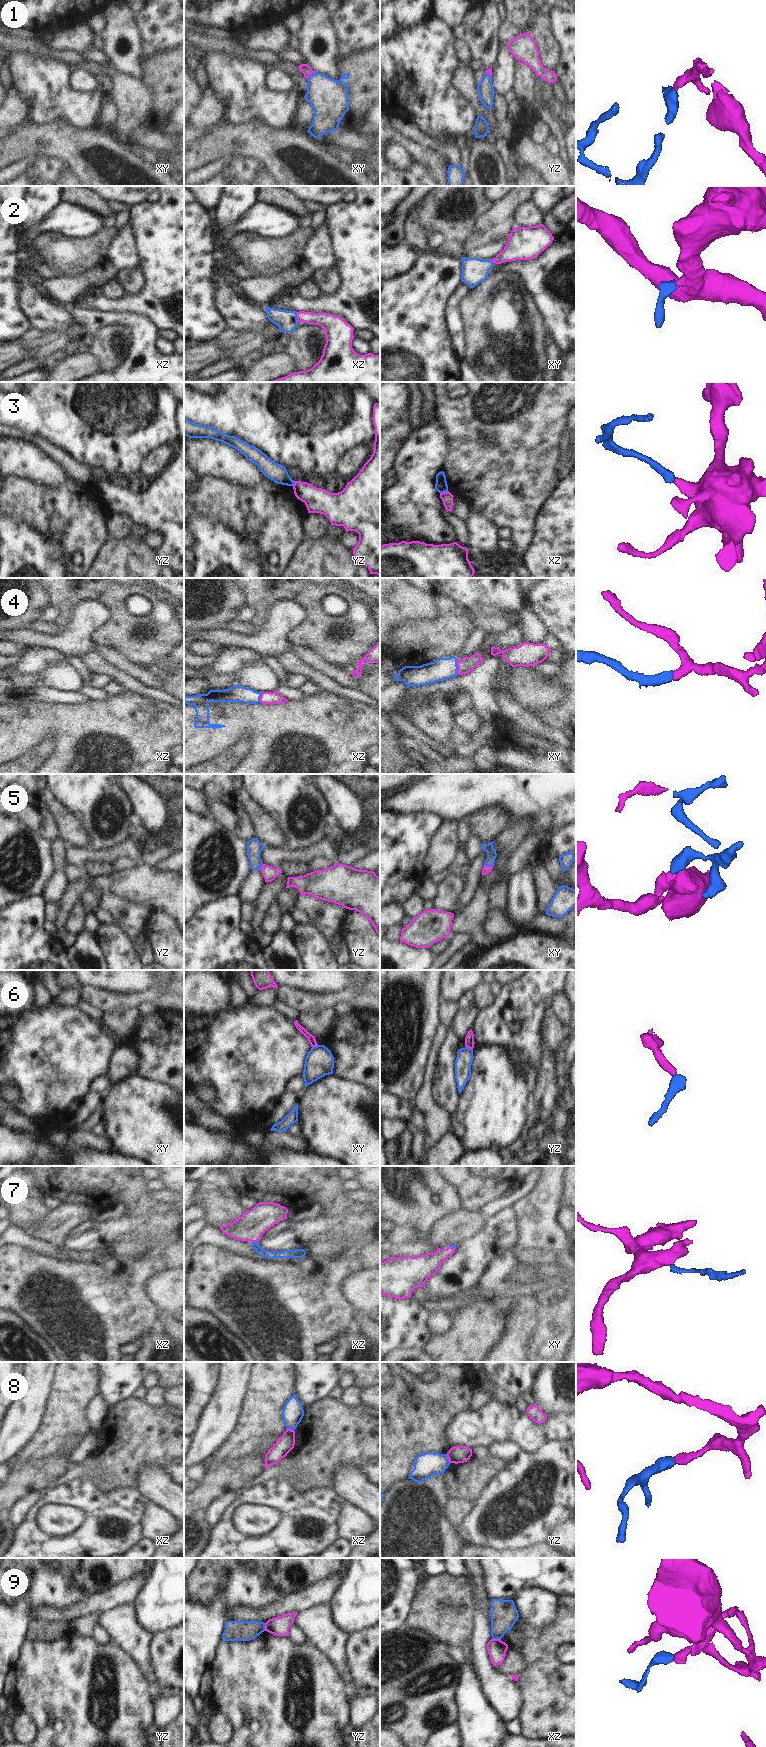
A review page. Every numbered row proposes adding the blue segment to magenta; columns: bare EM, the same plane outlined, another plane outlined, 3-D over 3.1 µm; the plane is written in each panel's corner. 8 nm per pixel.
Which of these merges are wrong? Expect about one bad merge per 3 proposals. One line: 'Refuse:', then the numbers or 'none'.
Refuse: 3, 6, 8, 9

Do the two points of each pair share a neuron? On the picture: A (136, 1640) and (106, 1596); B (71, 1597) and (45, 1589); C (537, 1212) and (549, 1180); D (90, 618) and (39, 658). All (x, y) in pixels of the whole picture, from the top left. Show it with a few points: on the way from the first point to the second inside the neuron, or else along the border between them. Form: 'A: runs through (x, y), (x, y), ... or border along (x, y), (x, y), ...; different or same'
A: border along (133, 1602), (124, 1602), (102, 1613); different
B: runs through (65, 1596), (51, 1592); same
C: runs through (542, 1204), (547, 1195), (548, 1188); same
D: border along (41, 646), (54, 648), (65, 654); different

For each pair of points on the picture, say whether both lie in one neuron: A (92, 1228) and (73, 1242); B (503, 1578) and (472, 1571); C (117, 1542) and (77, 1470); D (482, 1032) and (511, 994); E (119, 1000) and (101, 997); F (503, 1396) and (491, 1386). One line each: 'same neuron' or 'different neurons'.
A: same neuron
B: different neurons
C: different neurons
D: same neuron
E: same neuron
F: same neuron

